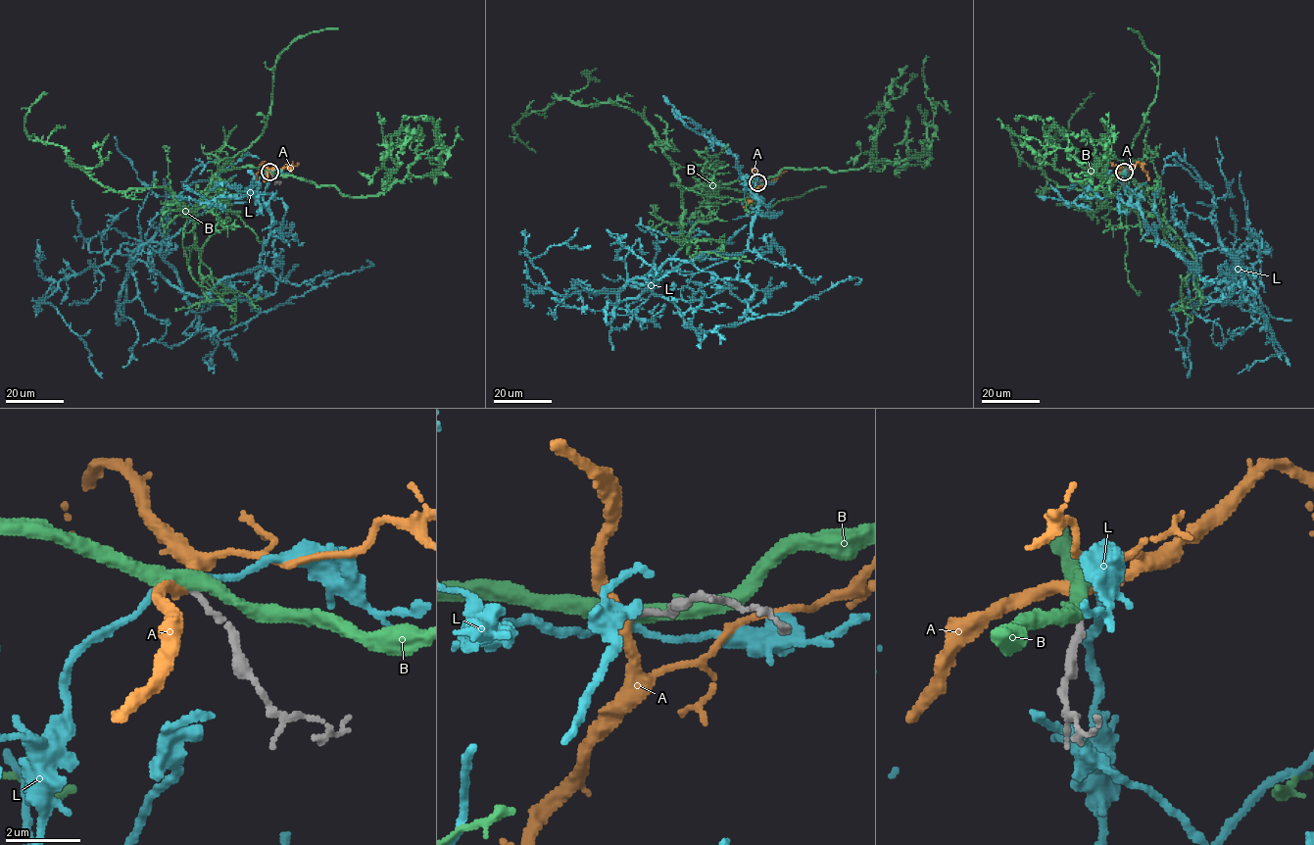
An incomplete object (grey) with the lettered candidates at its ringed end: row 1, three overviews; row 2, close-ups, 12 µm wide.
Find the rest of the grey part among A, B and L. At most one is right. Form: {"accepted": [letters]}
{"accepted": []}

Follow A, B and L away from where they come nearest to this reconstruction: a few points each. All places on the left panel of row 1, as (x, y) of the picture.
A: (268, 172), (264, 163), (256, 174), (257, 179)
B: (269, 172), (220, 170), (191, 210), (162, 187), (112, 191), (66, 148), (27, 137), (25, 115), (47, 92)
L: (268, 172), (258, 267), (204, 296), (131, 265), (157, 242), (219, 333), (367, 261)

